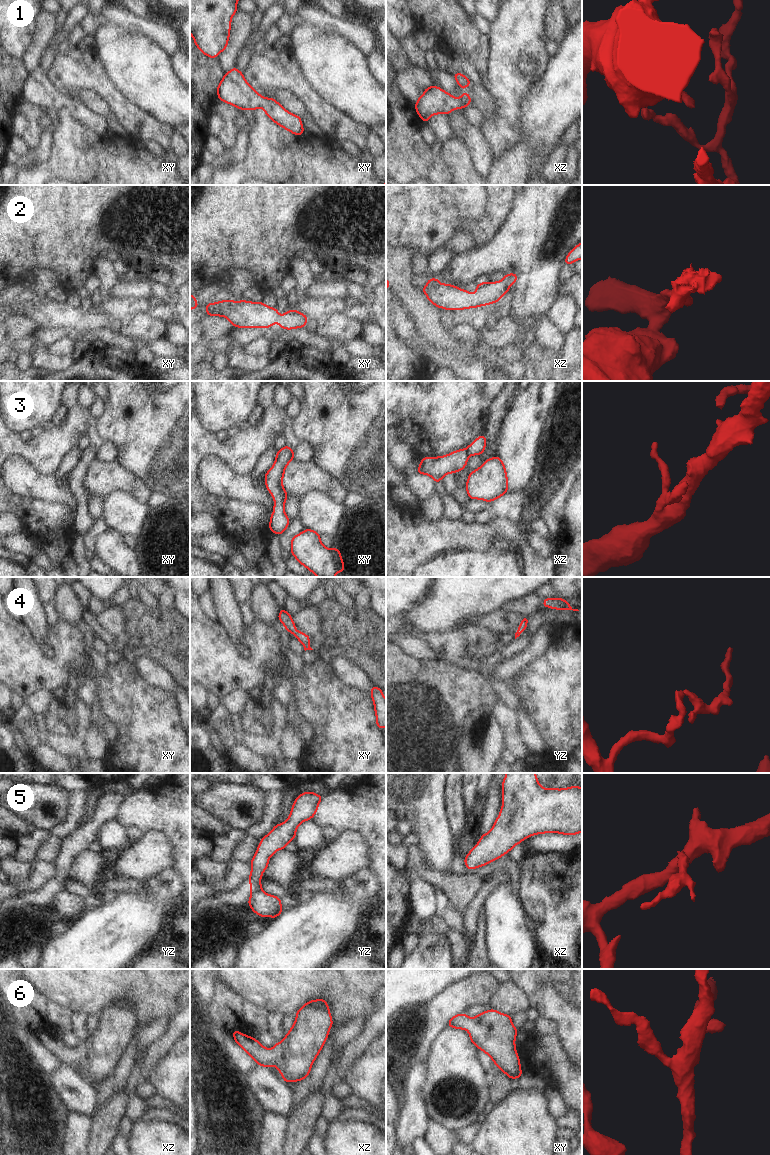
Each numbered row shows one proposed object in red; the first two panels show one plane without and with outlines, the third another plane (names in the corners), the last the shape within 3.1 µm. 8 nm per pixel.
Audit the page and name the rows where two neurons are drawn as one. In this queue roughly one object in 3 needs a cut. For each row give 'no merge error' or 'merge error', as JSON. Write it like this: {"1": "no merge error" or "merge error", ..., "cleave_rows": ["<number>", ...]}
{"1": "no merge error", "2": "no merge error", "3": "merge error", "4": "no merge error", "5": "merge error", "6": "no merge error", "cleave_rows": ["3", "5"]}

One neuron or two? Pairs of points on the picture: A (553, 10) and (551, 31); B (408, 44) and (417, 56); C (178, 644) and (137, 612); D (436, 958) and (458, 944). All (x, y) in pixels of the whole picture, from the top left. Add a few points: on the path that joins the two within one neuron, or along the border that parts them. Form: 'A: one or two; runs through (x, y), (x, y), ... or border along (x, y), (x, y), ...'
A: one; runs through (553, 15), (553, 26)
B: one; runs through (409, 47), (414, 53)
C: one; runs through (168, 638), (158, 633), (147, 622)
D: two; border along (452, 951), (455, 958)

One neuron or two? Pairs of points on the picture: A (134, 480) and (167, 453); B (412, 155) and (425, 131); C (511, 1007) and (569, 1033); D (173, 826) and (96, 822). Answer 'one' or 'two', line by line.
A: two
B: two
C: two
D: two

